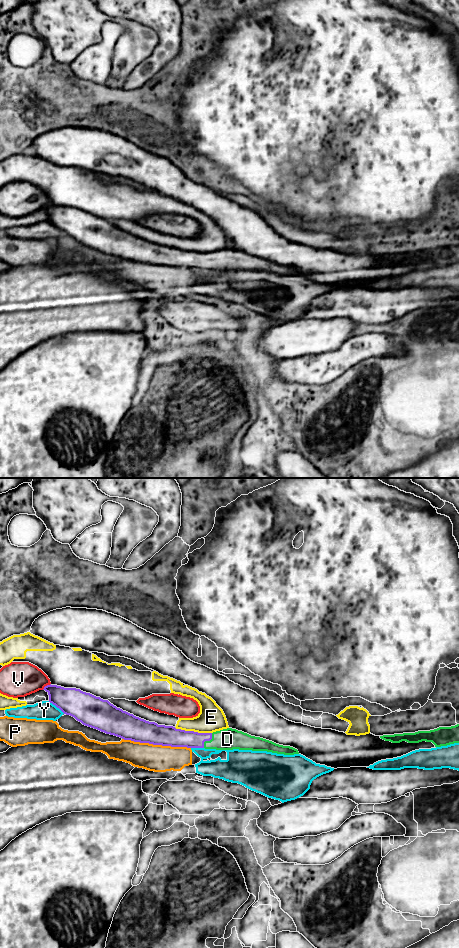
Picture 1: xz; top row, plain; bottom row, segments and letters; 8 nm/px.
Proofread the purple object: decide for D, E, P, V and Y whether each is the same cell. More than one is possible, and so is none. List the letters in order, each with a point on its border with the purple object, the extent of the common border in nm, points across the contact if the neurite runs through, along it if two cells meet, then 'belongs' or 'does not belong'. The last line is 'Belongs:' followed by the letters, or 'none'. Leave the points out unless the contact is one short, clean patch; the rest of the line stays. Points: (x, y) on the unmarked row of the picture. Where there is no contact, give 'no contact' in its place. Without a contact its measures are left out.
D: meets purple in xz at (207, 260); contact 140 nm long; runs through xz (176, 257), (207, 260), (227, 259); belongs
E: meets purple in xz at (193, 251); contact 300 nm long; does not belong
P: meets purple in xz at (156, 264); contact 550 nm long; does not belong
V: meets purple in xz at (47, 205); contact 90 nm long; does not belong
Y: meets purple in xz at (56, 226); contact 170 nm long; does not belong
Belongs: D

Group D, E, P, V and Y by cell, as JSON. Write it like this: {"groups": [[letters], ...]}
{"groups": [["D"], ["E"], ["P"], ["V"], ["Y"]]}

